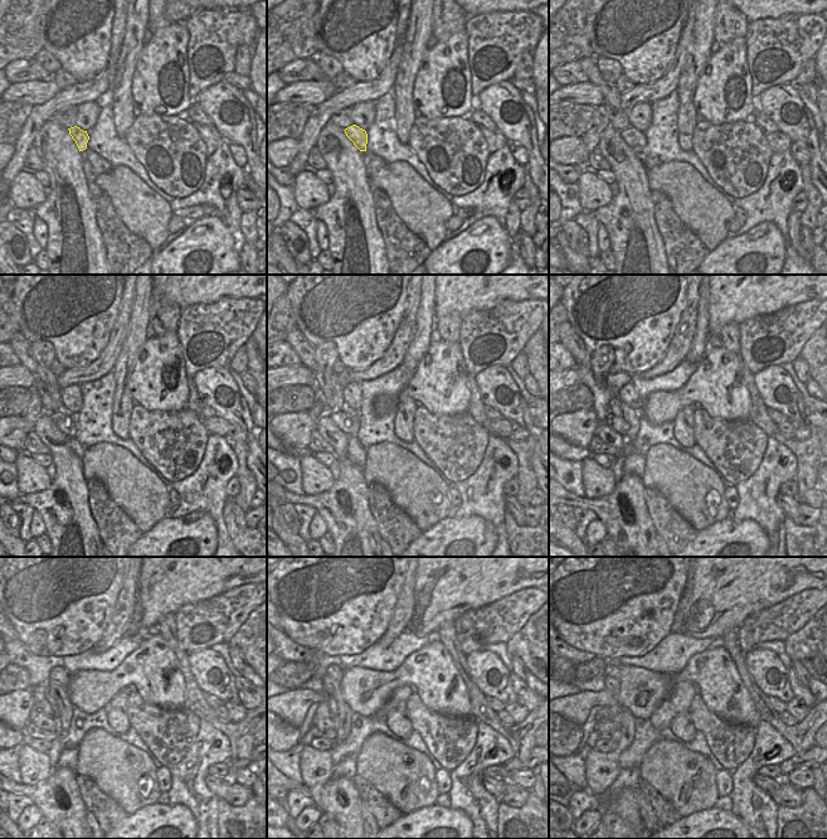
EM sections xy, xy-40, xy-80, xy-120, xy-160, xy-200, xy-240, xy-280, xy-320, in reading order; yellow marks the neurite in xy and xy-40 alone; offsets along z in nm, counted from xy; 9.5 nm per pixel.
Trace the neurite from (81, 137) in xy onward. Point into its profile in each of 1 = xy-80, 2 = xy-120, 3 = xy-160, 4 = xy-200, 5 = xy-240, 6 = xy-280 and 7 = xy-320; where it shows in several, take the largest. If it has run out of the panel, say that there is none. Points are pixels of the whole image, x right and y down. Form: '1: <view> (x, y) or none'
1: xy-80 (633, 137)
2: xy-120 (63, 422)
3: xy-160 (343, 421)
4: xy-200 (618, 423)
5: xy-240 (42, 706)
6: xy-280 (322, 712)
7: xy-320 (604, 713)

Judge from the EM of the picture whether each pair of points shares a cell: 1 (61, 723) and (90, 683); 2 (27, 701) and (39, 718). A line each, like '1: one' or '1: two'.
1: two
2: two

